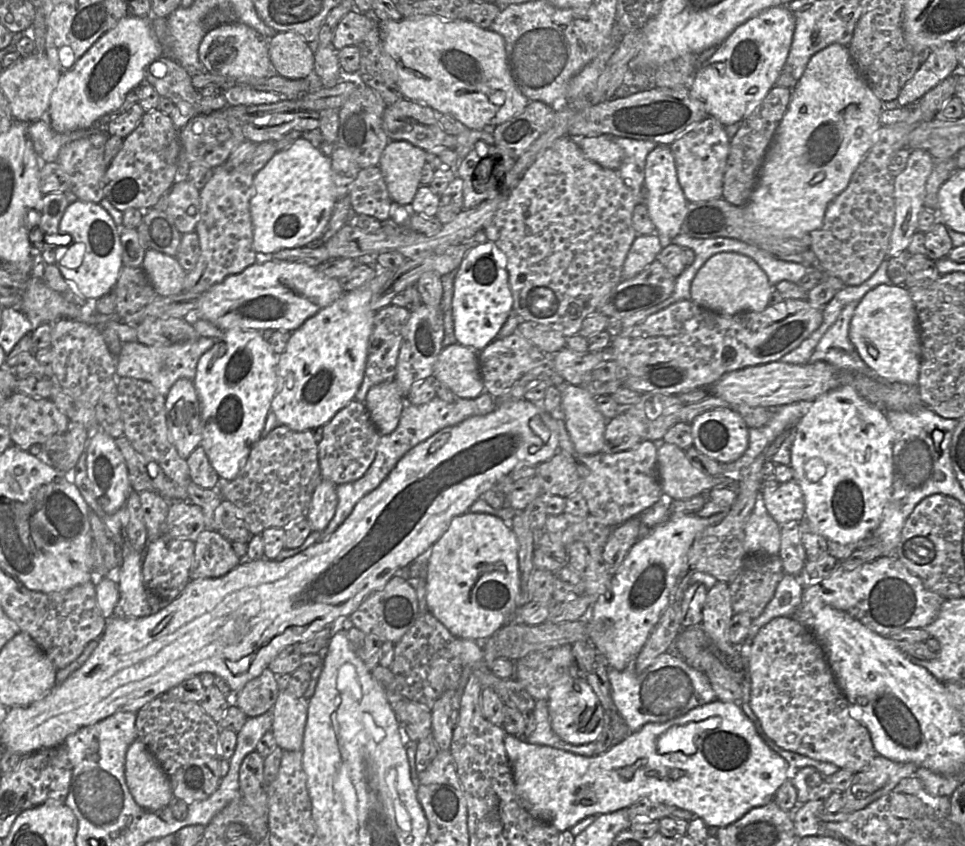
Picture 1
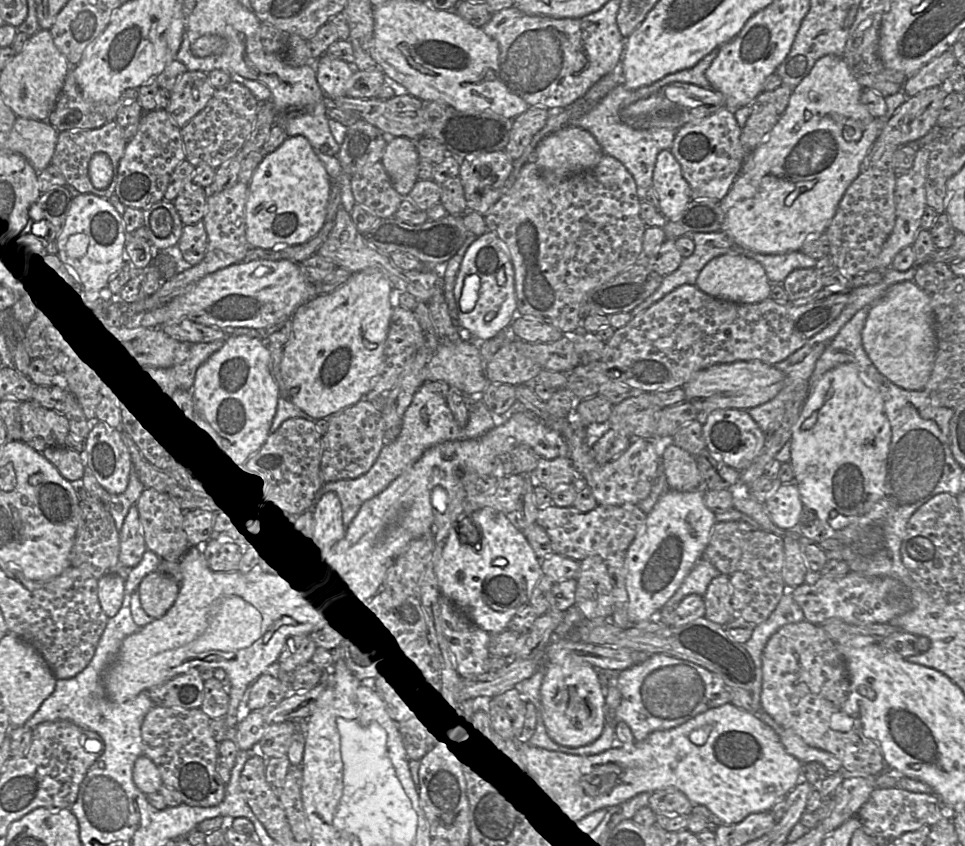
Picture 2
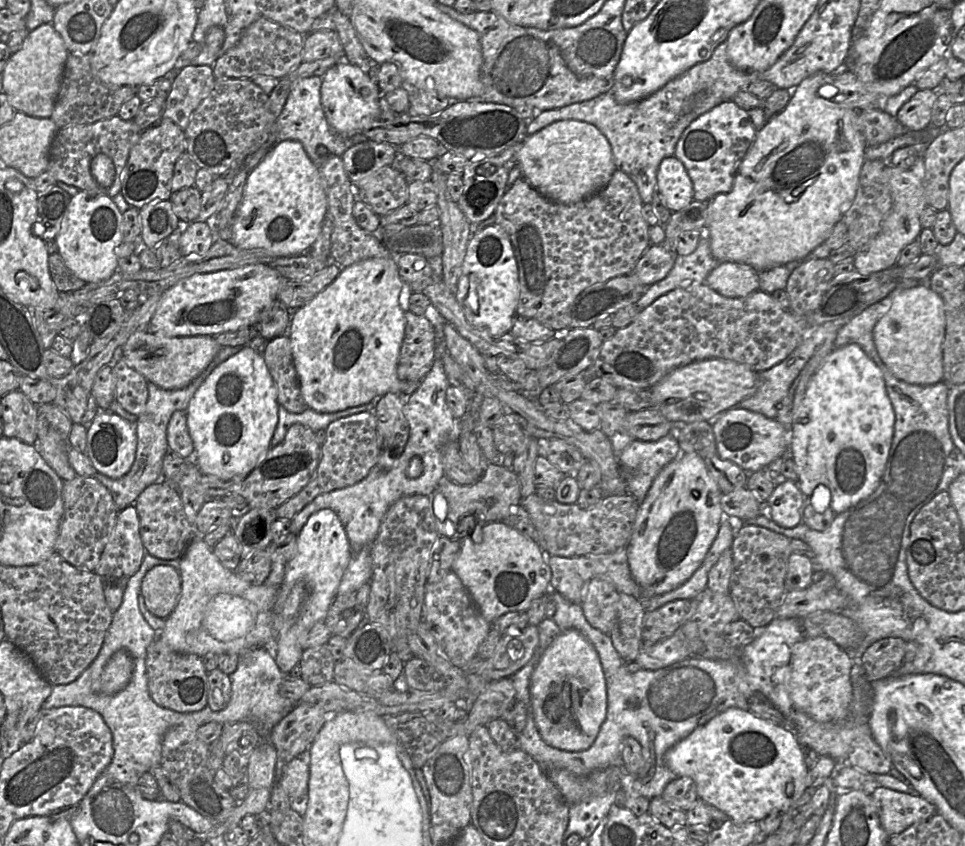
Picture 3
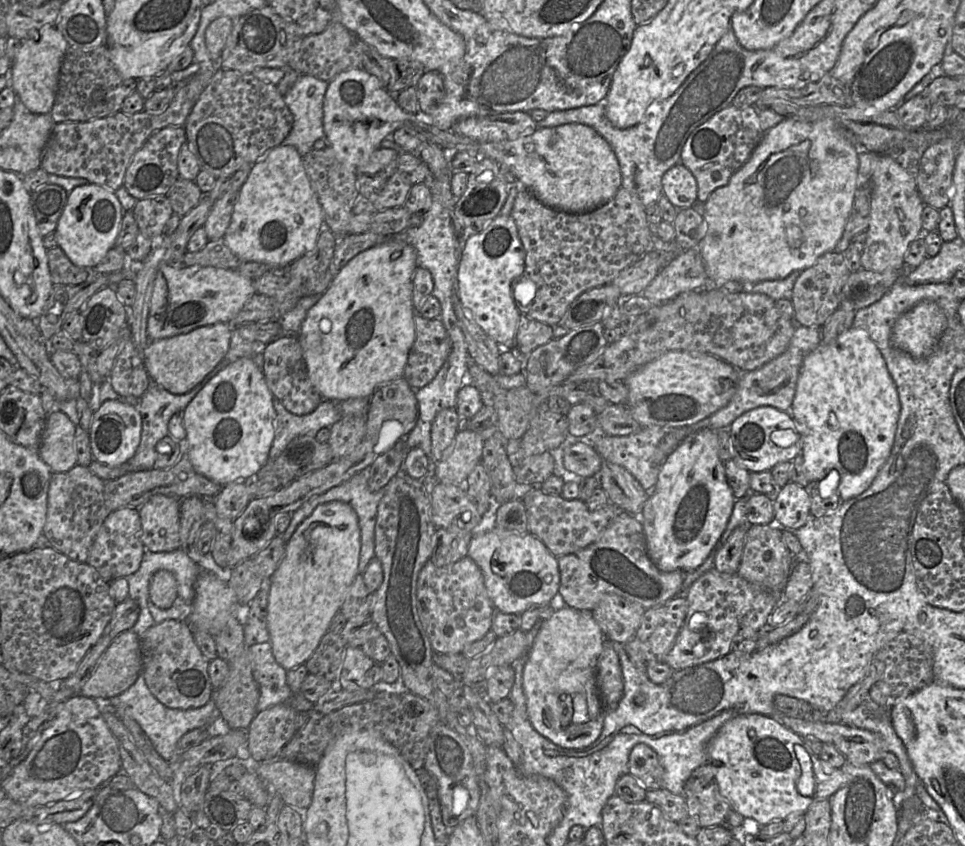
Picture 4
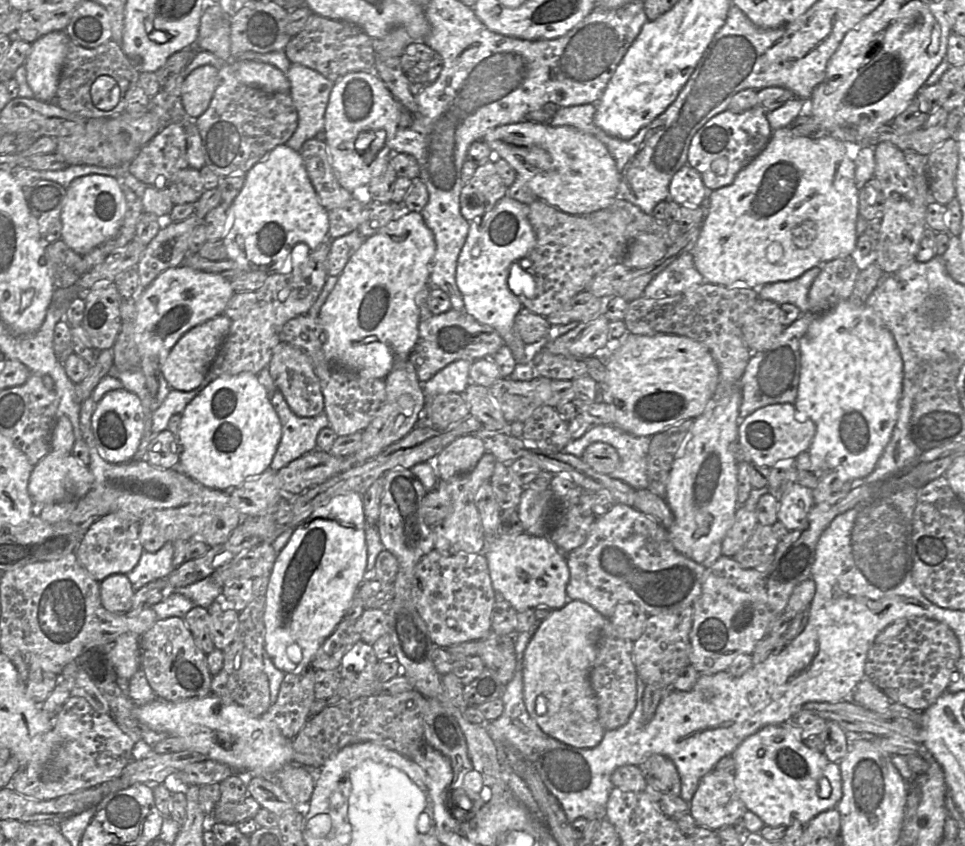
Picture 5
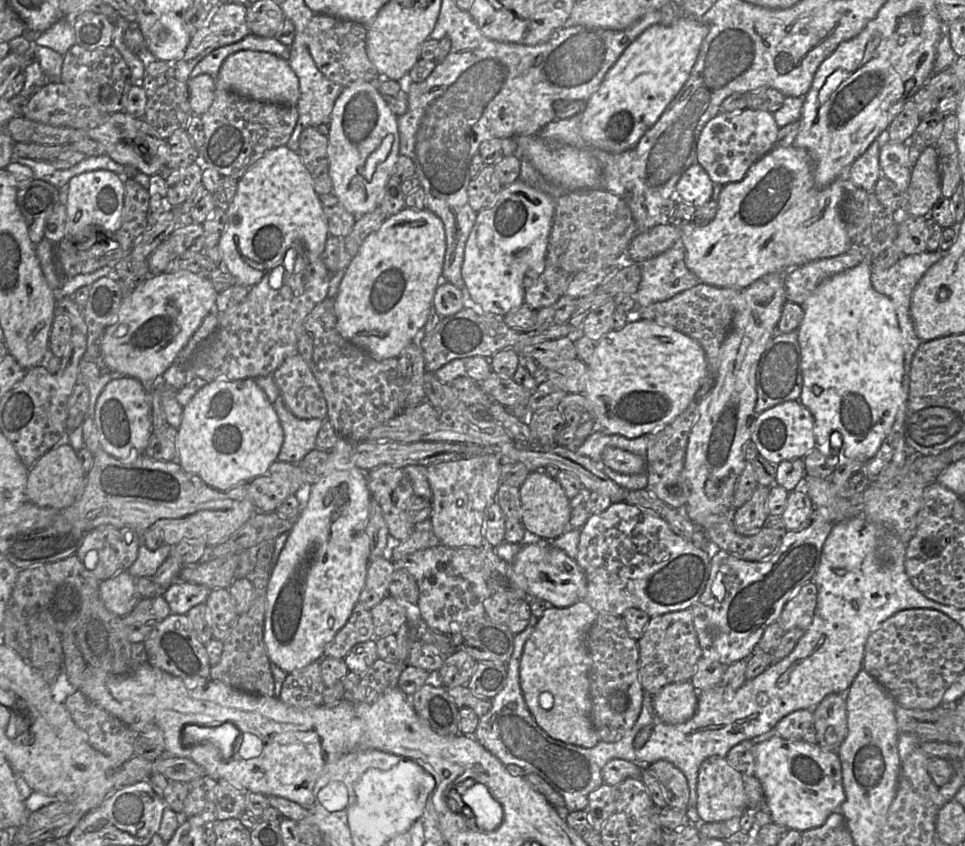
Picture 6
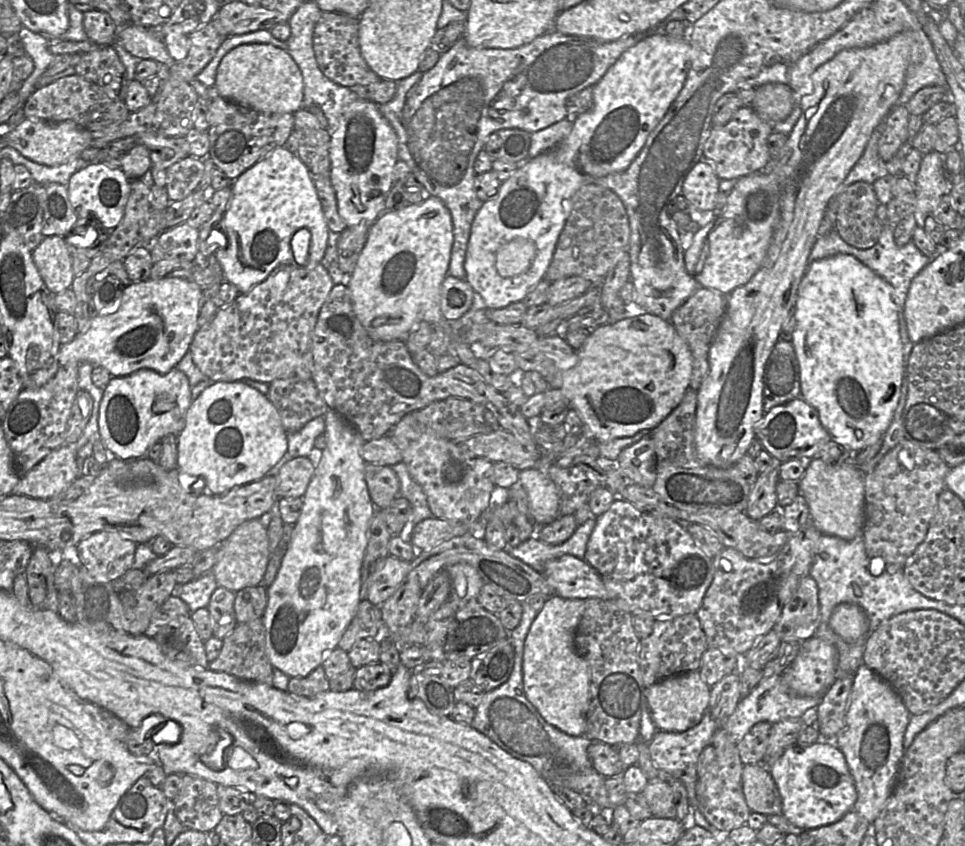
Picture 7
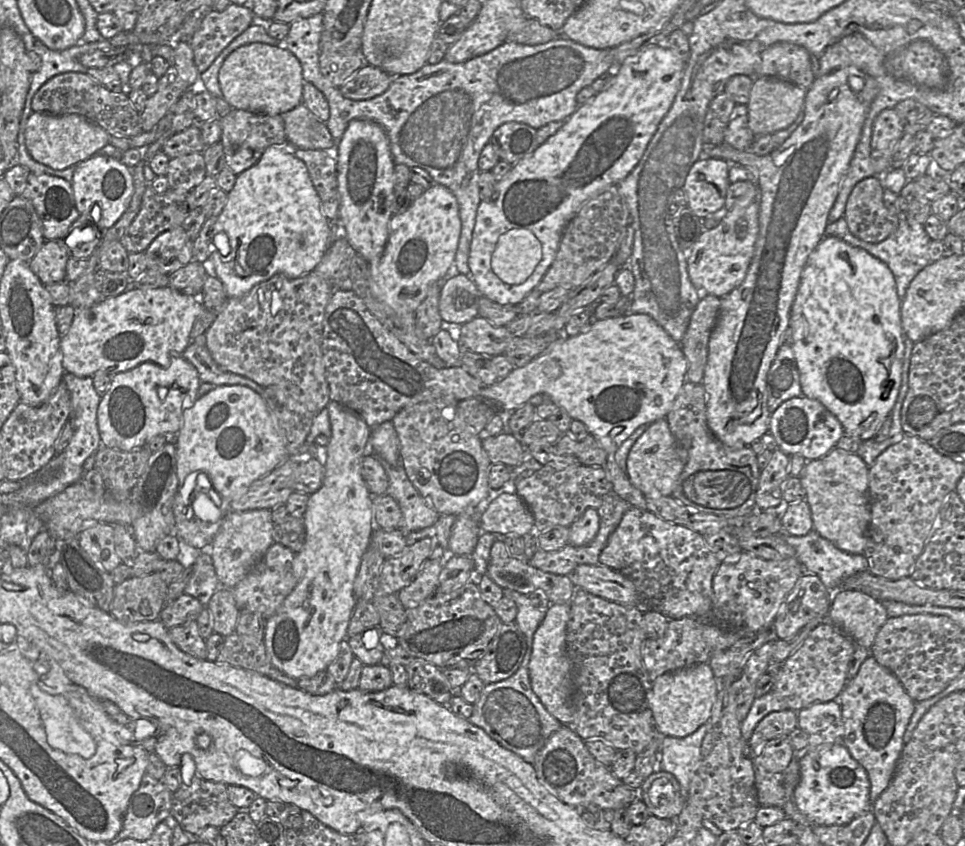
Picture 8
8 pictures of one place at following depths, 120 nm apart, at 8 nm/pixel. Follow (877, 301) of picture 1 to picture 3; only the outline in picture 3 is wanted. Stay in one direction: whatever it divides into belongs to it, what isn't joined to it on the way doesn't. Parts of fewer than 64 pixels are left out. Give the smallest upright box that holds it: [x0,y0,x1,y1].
[873,285,946,385]

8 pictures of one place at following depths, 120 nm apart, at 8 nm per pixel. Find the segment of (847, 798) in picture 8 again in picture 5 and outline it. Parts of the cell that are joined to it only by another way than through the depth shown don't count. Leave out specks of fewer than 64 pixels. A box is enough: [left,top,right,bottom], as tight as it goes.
[732,724,842,827]

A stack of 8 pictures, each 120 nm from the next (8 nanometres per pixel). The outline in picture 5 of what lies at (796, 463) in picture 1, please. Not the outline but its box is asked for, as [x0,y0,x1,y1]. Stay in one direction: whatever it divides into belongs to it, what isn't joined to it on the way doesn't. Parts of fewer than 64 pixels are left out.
[794,300,902,481]

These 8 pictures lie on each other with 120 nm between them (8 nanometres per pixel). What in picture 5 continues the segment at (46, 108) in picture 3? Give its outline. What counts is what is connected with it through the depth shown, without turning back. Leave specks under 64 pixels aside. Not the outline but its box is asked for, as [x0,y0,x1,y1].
[24,31,69,103]

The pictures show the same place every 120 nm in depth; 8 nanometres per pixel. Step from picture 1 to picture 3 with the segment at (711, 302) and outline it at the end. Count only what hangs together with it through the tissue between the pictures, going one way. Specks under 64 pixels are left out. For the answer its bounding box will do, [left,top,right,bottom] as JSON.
[705,262,759,298]

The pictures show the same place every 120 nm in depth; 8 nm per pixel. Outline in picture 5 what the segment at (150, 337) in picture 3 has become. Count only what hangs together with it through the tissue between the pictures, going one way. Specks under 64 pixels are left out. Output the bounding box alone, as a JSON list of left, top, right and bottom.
[160,314,232,391]

